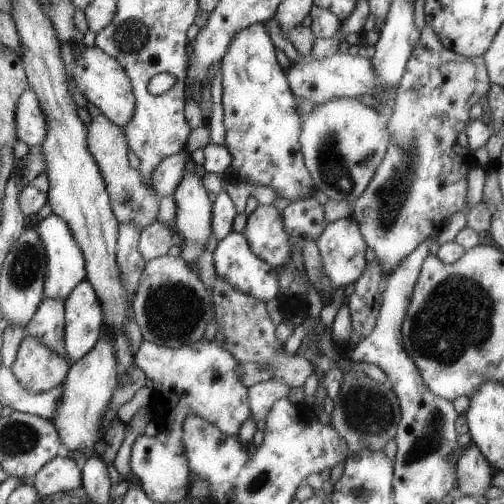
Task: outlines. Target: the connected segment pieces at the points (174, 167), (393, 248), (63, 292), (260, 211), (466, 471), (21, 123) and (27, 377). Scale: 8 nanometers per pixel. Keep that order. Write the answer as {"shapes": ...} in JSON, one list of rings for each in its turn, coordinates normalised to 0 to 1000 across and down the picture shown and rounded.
{"shapes":[[[[367,290],[349,306],[325,313],[302,341],[302,375],[319,391],[345,385],[377,317],[381,317],[379,304]]],[[[853,48],[837,56],[833,79],[808,119],[800,155],[788,169],[786,194],[776,204],[780,224],[768,232],[774,282],[760,321],[746,337],[726,381],[700,403],[700,431],[712,440],[714,456],[746,504],[758,532],[758,571],[766,548],[794,528],[833,480],[847,476],[897,425],[929,413],[925,409],[925,369],[929,369],[929,308],[913,310],[901,302],[901,278],[909,258],[925,254],[933,216],[952,194],[966,190],[974,175],[964,117],[958,111],[927,113],[901,107],[873,83],[869,67]]],[[[107,423],[101,431],[91,433],[91,437],[73,438],[67,444],[75,460],[79,460],[79,468],[83,468],[95,496],[97,532],[87,595],[95,595],[95,591],[107,591],[107,595],[135,591],[149,579],[151,569],[175,554],[177,548],[175,514],[171,512],[171,504],[167,504],[167,494],[159,488],[155,476],[151,476],[139,440],[131,440],[123,429]]],[[[544,405],[512,407],[508,417],[490,429],[482,456],[500,500],[542,528],[567,528],[579,512],[571,464],[563,452],[560,417]]],[[[940,877],[929,881],[911,917],[909,980],[960,984],[982,940],[978,925]]],[[[63,173],[48,183],[36,208],[36,266],[62,296],[75,294],[95,274],[95,226],[75,183]]],[[[56,665],[26,732],[60,778],[83,782],[131,758],[143,728],[131,706],[91,687],[75,667]]]]}

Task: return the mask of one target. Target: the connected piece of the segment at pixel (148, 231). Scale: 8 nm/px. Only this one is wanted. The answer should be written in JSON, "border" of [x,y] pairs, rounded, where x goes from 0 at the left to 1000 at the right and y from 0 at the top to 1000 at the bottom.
{"border":[[[310,435],[298,448],[290,448],[278,464],[278,500],[284,504],[286,520],[298,520],[333,504],[333,496],[345,486],[345,462],[329,440]]]}

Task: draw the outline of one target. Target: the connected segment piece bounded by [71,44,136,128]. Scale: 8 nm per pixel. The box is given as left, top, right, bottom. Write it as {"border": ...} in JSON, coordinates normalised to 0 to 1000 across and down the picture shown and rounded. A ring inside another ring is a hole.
{"border":[[[188,87],[171,97],[163,115],[151,117],[141,133],[141,143],[155,177],[175,196],[175,202],[190,206],[222,242],[242,254],[254,250],[258,234],[270,222],[270,194],[260,157],[254,155],[254,141],[234,115],[226,115],[214,107],[212,99]]]}

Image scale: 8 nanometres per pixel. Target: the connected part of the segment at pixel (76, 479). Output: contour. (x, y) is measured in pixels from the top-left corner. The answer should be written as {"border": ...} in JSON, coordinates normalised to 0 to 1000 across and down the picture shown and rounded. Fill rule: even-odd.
{"border":[[[111,907],[97,917],[71,944],[69,966],[83,984],[101,986],[119,976],[155,972],[167,964],[167,933],[153,911]]]}

